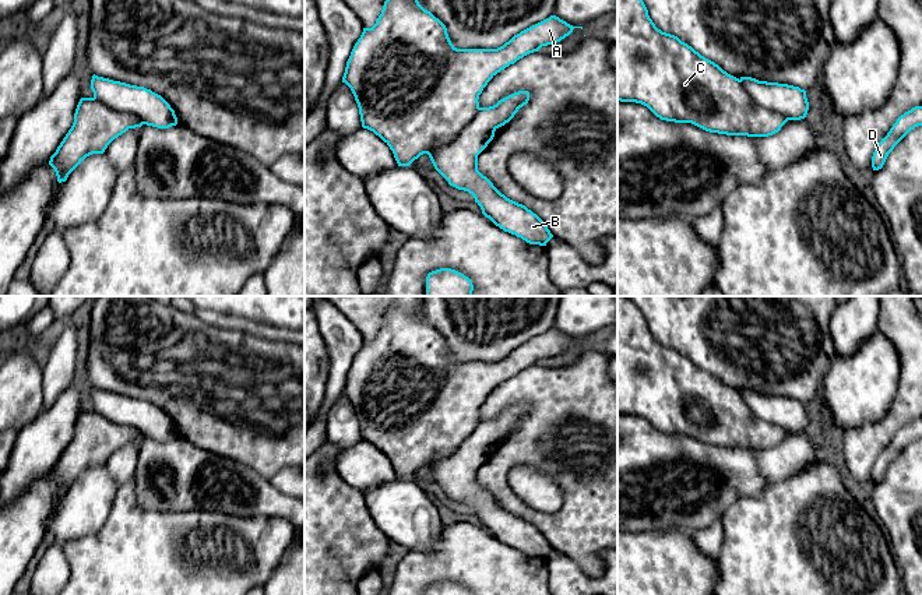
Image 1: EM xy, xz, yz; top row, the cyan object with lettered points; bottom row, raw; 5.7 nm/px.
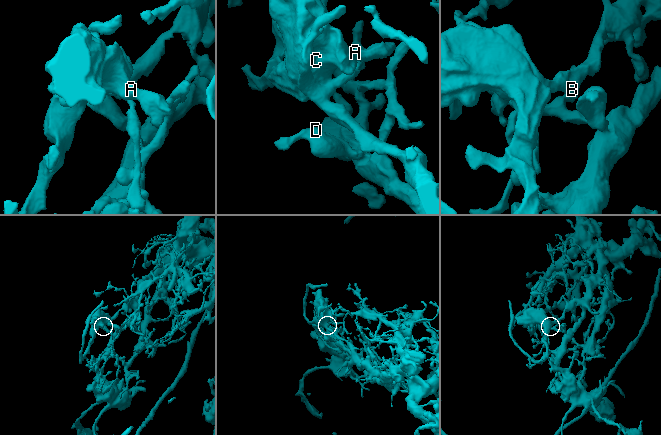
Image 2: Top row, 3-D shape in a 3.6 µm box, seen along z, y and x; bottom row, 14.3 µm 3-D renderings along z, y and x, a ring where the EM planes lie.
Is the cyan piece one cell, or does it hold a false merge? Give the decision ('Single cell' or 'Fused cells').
Fused cells

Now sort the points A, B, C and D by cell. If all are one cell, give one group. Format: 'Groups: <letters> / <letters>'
Groups: A C / B D

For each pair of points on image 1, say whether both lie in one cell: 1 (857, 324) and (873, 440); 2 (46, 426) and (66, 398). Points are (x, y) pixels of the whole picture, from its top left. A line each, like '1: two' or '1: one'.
1: two
2: one

